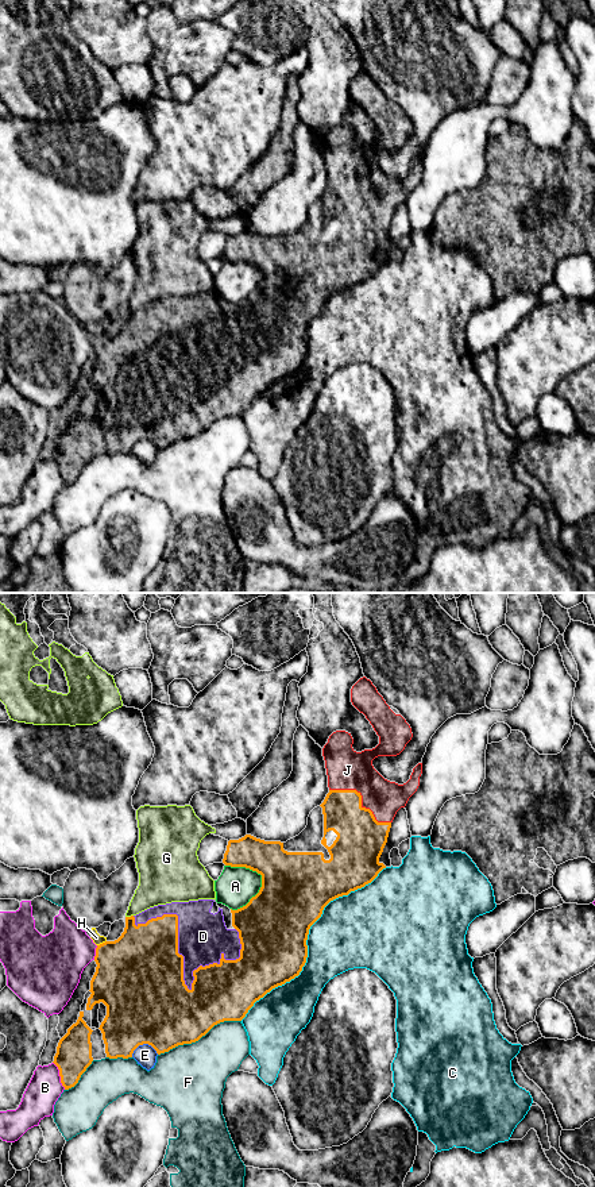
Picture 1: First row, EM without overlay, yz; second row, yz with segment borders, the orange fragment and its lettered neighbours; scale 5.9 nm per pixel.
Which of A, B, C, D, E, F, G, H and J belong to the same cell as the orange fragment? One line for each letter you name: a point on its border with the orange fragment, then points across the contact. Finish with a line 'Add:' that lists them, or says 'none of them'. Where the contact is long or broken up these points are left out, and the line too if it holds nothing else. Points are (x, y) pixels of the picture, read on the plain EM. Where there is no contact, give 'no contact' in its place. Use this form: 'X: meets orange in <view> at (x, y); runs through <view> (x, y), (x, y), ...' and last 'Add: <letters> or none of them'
D: meets orange in yz at (182, 357)
J: meets orange in yz at (360, 196)
Add: D, J

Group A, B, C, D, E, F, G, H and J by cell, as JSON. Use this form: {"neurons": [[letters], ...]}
{"neurons": [["A"], ["B"], ["C"], ["D", "J"], ["E"], ["F"], ["G"], ["H"]]}

